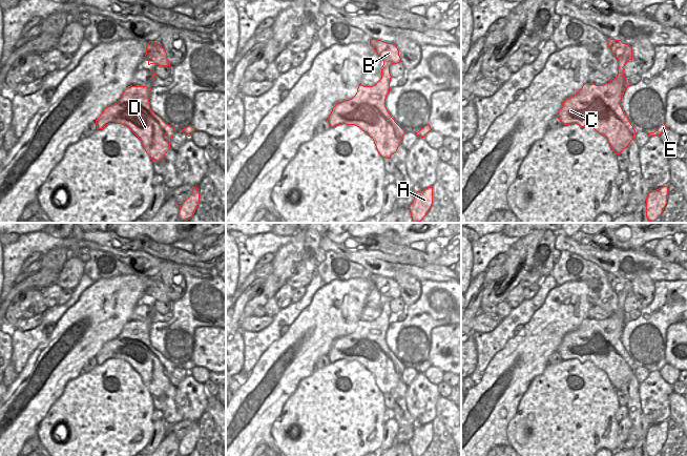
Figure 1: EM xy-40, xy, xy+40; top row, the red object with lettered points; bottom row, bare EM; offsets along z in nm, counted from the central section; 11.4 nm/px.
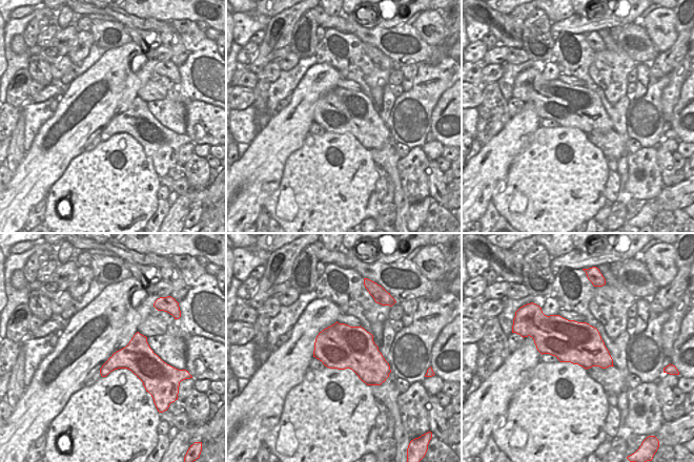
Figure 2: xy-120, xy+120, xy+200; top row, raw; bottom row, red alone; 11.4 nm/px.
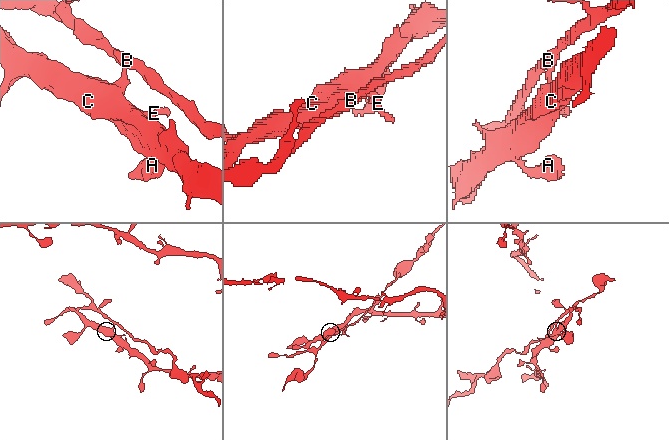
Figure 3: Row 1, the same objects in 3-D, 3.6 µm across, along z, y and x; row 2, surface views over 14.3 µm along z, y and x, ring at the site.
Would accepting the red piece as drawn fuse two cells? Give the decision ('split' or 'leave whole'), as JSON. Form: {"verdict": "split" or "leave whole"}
{"verdict": "split"}

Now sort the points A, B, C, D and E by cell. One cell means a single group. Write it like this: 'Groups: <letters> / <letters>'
Groups: A C D E / B

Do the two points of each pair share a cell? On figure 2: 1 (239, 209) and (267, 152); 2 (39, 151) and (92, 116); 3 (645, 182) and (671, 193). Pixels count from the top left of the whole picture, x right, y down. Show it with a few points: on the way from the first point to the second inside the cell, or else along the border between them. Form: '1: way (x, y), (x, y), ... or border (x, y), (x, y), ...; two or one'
1: way (242, 195), (248, 189), (249, 182), (262, 166); one
2: way (52, 149), (79, 123); one
3: border (664, 188), (654, 200); two

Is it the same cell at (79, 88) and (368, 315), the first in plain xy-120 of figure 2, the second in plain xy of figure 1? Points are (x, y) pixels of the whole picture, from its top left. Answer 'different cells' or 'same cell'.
different cells

